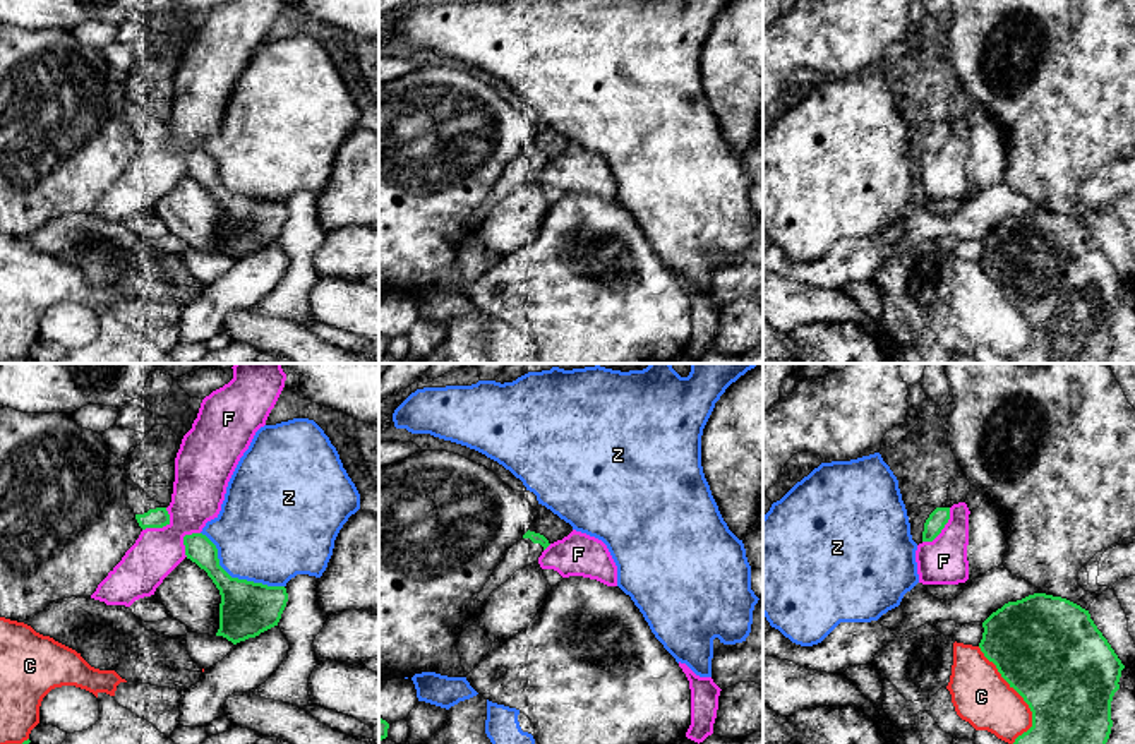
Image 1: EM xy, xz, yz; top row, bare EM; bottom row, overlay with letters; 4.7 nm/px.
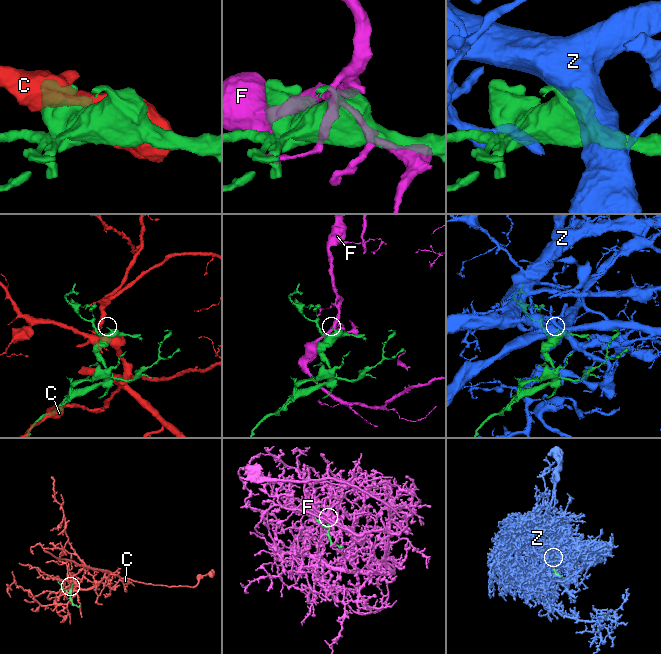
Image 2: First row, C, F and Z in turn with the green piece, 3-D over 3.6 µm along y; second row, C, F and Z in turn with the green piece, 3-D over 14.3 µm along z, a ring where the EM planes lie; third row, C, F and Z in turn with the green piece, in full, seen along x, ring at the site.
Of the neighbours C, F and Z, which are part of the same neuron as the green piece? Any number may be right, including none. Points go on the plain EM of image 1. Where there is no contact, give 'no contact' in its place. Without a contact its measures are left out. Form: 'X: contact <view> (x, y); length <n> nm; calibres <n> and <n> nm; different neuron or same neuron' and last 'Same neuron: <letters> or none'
C: contact yz (1020, 311); length 500 nm; calibres 480 and 280 nm; different neuron
F: contact xy (162, 143); length 160 nm; calibres 100 and 240 nm; different neuron
Z: contact xy (235, 194); length 460 nm; calibres 260 and 460 nm; different neuron
Same neuron: none

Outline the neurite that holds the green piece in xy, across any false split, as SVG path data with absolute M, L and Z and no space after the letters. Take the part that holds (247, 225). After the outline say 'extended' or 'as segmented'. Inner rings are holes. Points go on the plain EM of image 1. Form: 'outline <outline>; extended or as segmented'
outline M202 149L183 153L185 171L207 189L221 211L219 245L233 261L278 242L288 218L285 202L231 194L218 175L216 161Z; as segmented

